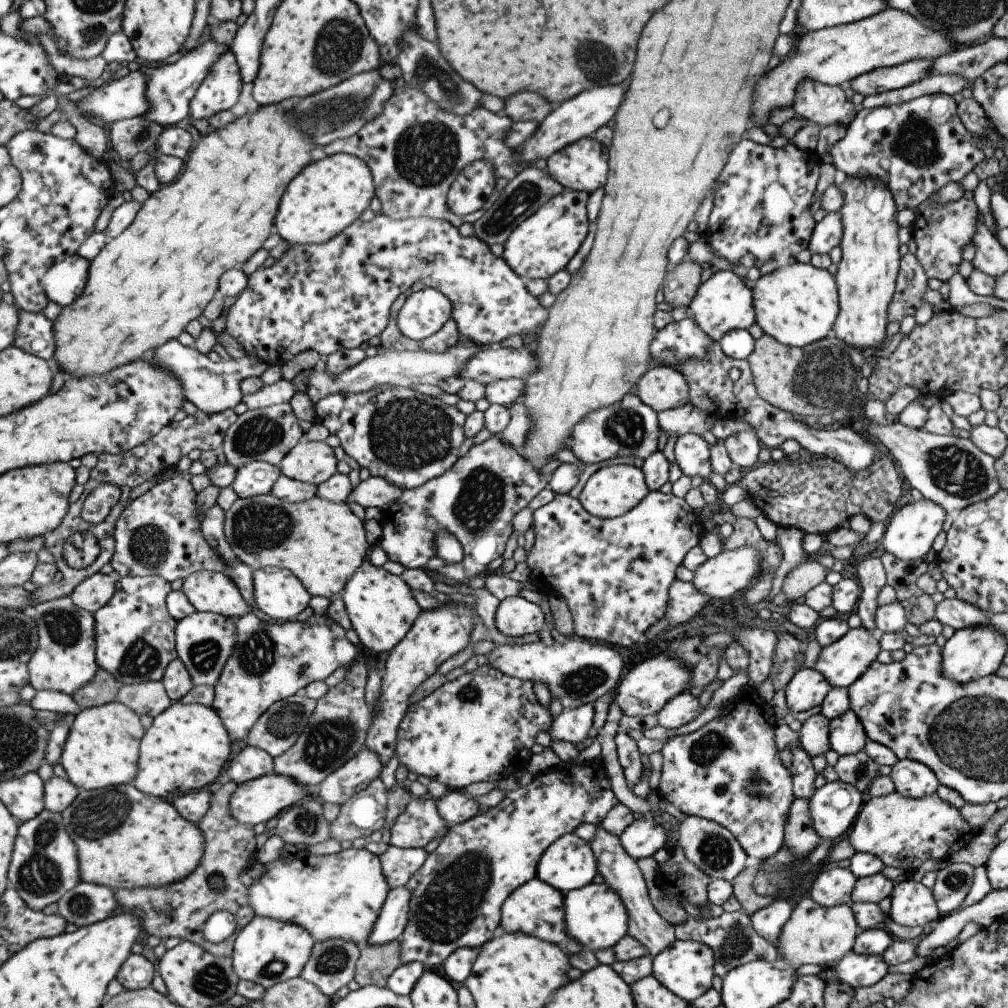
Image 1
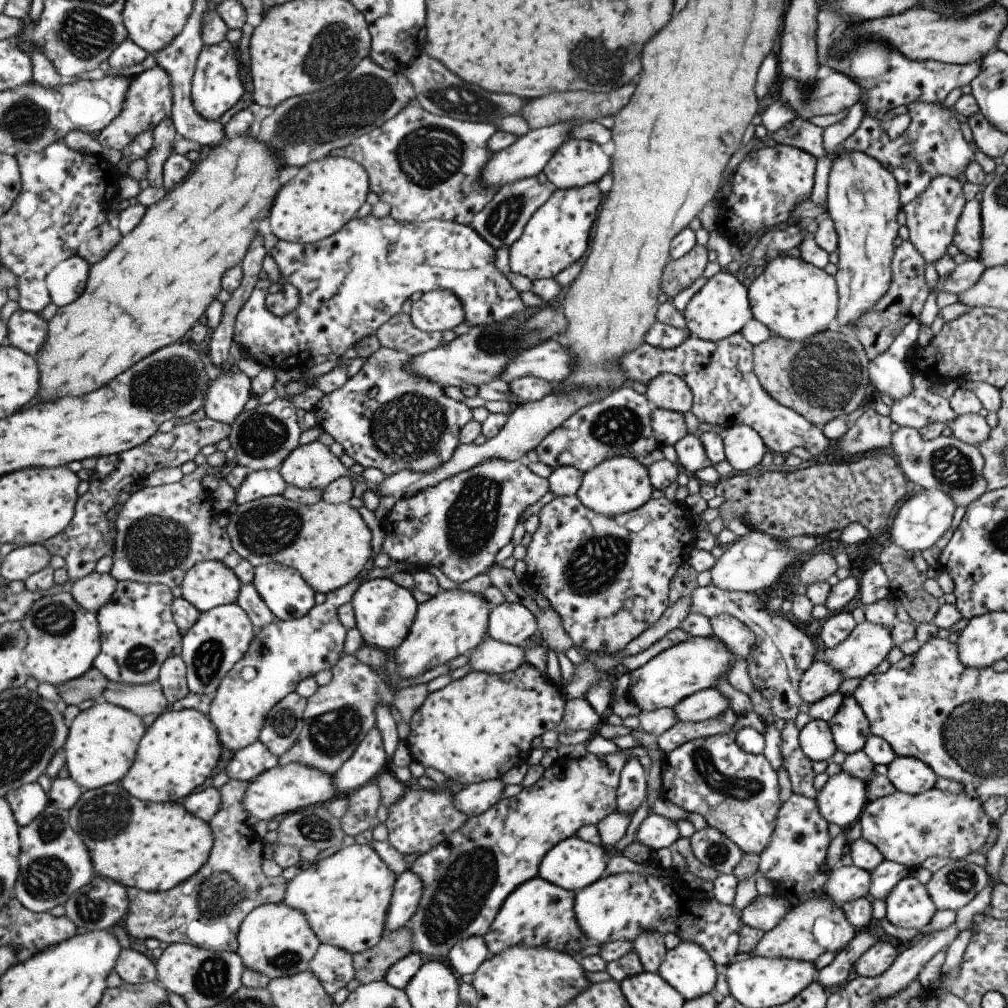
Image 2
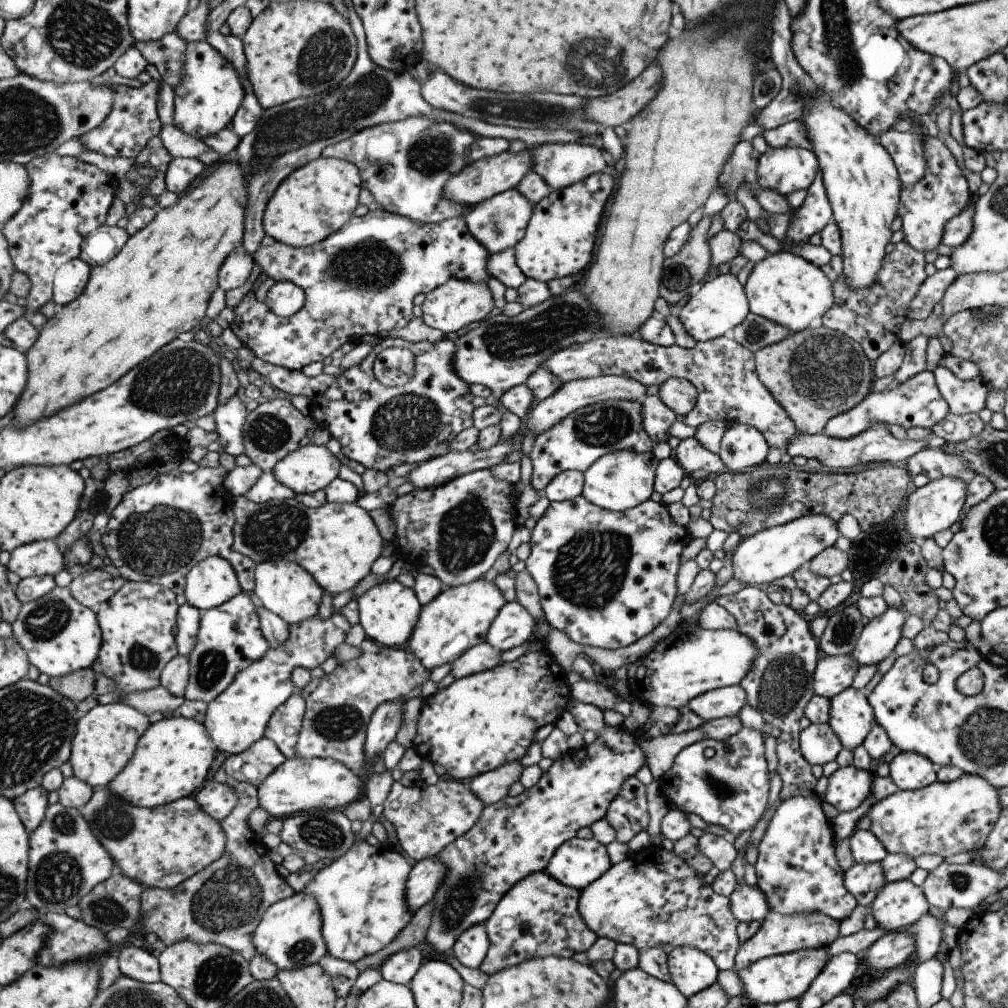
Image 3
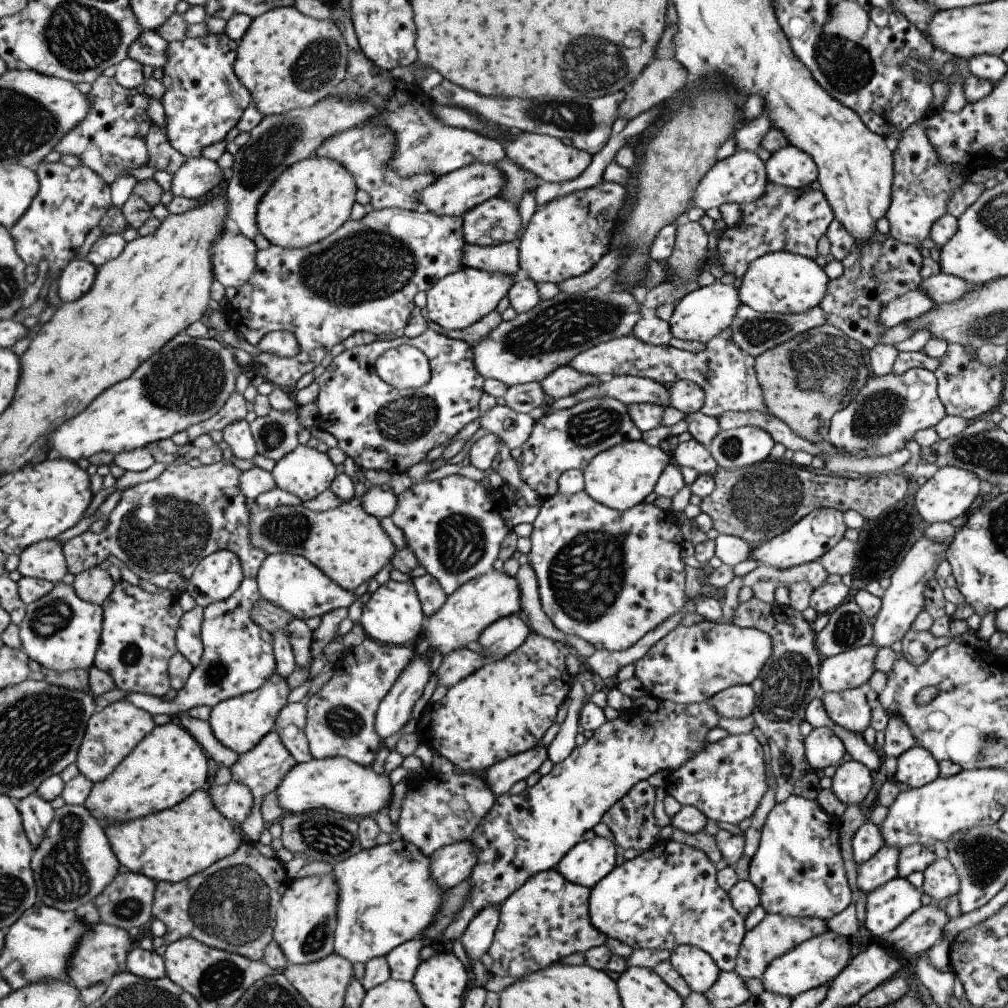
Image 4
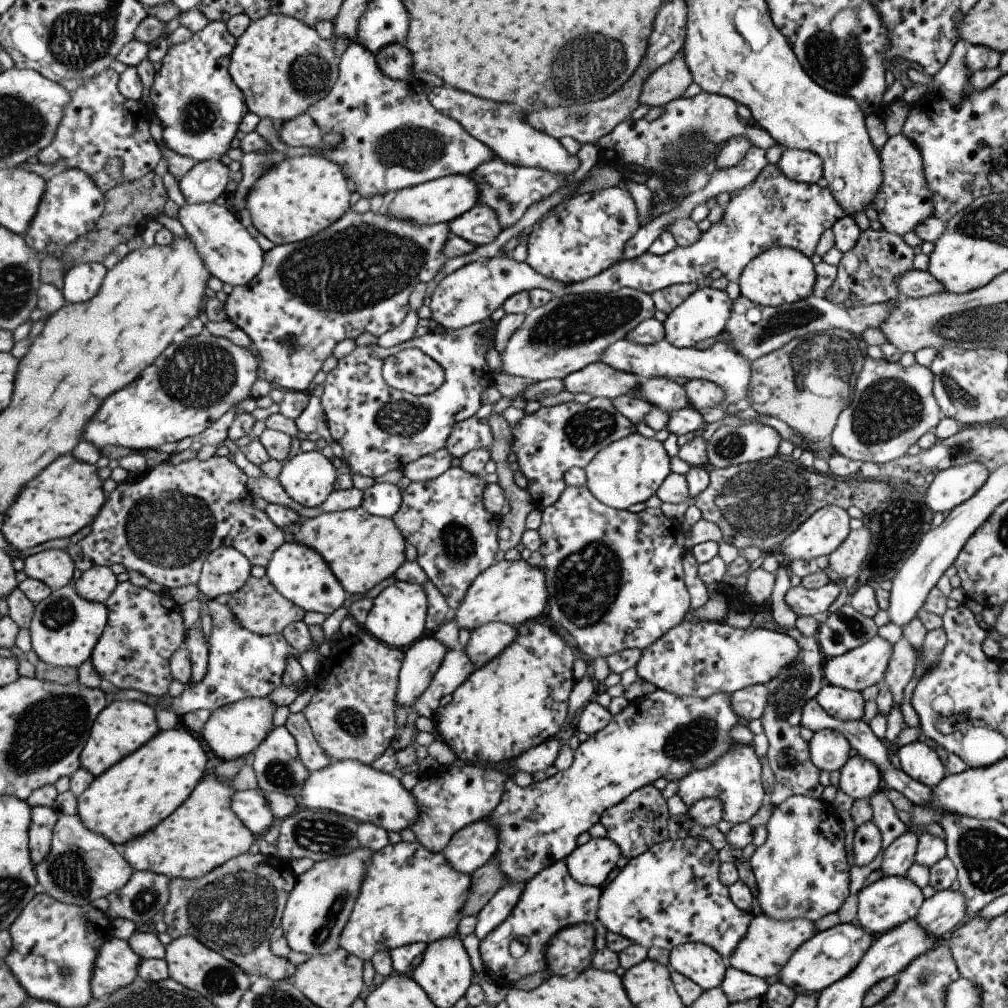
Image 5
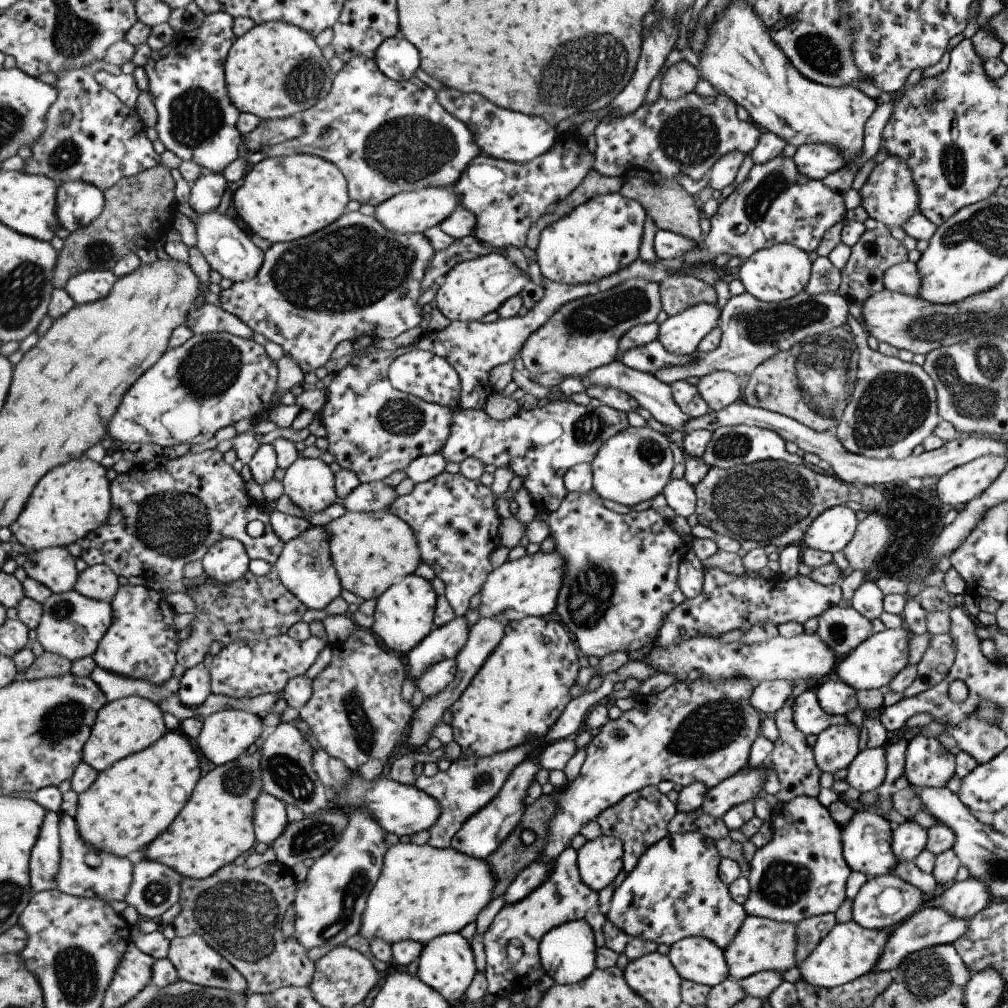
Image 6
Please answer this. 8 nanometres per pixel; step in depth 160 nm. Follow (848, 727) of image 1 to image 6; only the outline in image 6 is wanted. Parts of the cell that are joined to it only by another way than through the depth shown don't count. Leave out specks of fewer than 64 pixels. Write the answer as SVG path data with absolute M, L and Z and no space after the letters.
M827 680L814 689L818 705L825 714L845 715L858 706L855 689L843 681Z

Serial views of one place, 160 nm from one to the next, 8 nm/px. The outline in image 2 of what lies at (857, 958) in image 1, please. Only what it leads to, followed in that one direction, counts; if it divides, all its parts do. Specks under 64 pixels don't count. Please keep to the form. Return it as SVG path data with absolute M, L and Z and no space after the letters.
M887 940L875 941L855 962L853 975L876 977L891 966L901 946L894 946Z

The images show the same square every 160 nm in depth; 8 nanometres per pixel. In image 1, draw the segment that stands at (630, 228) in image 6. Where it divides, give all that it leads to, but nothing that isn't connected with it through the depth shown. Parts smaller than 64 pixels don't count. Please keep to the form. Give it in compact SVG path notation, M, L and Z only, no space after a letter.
M563 189L513 229L502 244L501 258L517 276L523 280L543 280L565 268L588 233L585 215L588 196L583 191Z

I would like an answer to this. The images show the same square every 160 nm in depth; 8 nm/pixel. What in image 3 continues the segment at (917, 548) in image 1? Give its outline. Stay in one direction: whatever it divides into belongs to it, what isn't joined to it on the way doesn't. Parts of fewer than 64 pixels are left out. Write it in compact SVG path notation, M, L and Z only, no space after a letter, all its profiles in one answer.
M941 477L928 480L923 486L908 494L903 503L905 508L905 530L921 542L932 538L935 533L948 529L953 522L961 518L963 500L967 490L965 482L957 477Z

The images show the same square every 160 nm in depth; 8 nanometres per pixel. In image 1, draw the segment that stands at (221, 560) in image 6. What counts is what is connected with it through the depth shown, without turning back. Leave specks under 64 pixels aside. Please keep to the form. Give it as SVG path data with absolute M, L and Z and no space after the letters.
M208 570L194 572L184 580L181 590L185 591L197 611L235 619L254 609L235 581L225 573Z

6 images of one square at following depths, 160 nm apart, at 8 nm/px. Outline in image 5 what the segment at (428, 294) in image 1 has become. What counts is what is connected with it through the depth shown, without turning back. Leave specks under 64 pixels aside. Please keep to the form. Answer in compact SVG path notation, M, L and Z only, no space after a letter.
M496 254L491 258L479 258L439 282L430 297L431 318L445 329L469 327L489 318L491 312L501 307L510 296L529 289L543 289L553 297L561 297L565 294L566 285L540 275L527 263L511 256Z

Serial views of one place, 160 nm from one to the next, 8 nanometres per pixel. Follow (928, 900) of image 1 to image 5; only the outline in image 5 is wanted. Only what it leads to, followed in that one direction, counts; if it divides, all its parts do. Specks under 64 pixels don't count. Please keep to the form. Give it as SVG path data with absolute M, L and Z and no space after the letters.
M883 876L865 885L856 895L856 919L859 926L870 935L882 935L898 924L916 916L923 904L921 889L905 876Z

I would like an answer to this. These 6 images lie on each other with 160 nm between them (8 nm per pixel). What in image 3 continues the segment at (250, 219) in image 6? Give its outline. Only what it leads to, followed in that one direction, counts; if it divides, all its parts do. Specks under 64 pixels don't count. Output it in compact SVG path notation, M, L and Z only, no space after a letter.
M321 156L298 168L271 197L264 214L266 233L275 241L301 248L313 247L341 231L354 218L359 206L362 175L356 164L335 157Z

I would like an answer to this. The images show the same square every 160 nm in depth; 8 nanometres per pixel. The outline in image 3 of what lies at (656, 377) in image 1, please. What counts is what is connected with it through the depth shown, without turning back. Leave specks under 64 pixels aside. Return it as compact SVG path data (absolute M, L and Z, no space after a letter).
M671 377L658 385L656 396L675 414L686 415L694 407L696 388L688 380Z

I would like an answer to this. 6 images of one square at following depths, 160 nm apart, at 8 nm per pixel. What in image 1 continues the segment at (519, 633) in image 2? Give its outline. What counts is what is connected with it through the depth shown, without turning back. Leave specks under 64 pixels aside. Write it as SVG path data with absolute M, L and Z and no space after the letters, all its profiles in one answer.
M519 595L499 601L493 617L494 627L511 638L538 633L545 628L545 616L539 607Z

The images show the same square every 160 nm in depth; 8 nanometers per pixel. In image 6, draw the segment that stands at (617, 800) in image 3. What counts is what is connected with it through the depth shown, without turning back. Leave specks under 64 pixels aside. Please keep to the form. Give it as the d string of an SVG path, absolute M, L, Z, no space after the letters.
M649 785L629 793L615 804L604 808L594 821L600 826L603 835L615 836L622 842L622 870L629 874L639 857L658 840L668 835L667 825L677 813L676 806L659 792L655 785Z

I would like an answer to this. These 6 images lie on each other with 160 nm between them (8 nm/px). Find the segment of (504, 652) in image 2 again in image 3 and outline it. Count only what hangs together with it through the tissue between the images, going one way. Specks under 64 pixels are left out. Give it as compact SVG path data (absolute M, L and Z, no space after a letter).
M482 642L459 655L451 664L451 674L455 679L461 679L473 673L489 670L501 664L499 654L500 652L493 649L489 643Z

